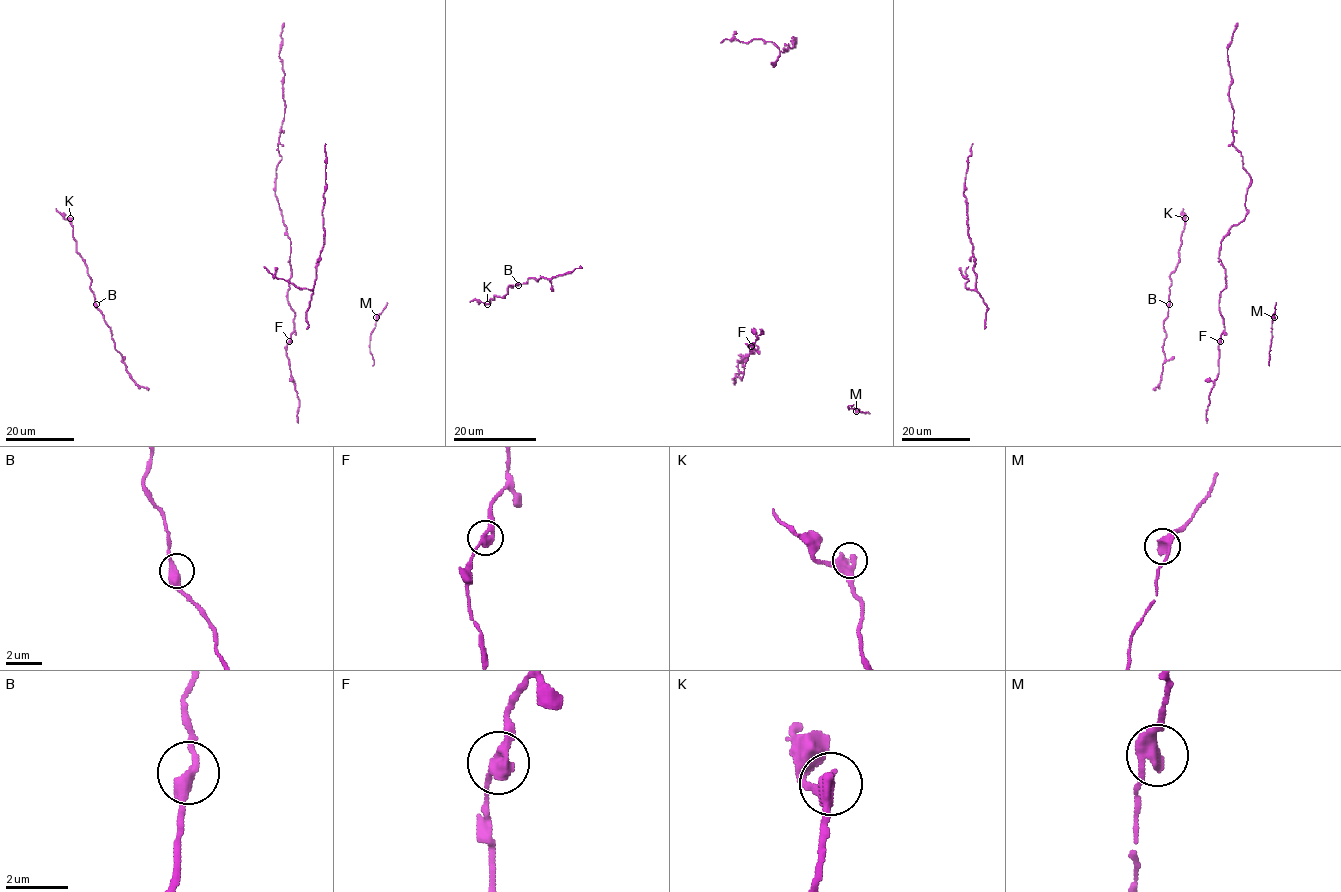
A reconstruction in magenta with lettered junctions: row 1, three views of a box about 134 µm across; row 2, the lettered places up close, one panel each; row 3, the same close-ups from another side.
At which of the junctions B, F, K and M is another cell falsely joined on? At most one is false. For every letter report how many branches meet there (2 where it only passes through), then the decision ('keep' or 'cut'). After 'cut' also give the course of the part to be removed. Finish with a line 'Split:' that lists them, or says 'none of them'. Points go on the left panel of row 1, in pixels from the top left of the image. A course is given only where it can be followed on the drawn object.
B: branches 2; keep
F: branches 2; keep
K: branches 2; keep
M: branches 2; keep
Split: none of them

